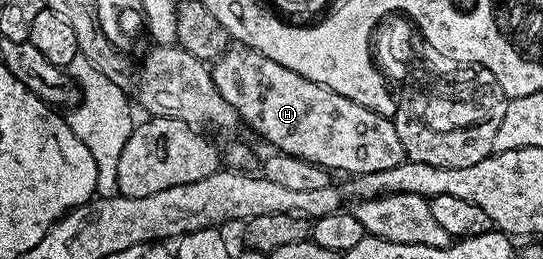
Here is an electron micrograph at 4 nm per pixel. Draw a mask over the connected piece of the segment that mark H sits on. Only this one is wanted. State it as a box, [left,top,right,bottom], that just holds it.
[211,43,406,175]

